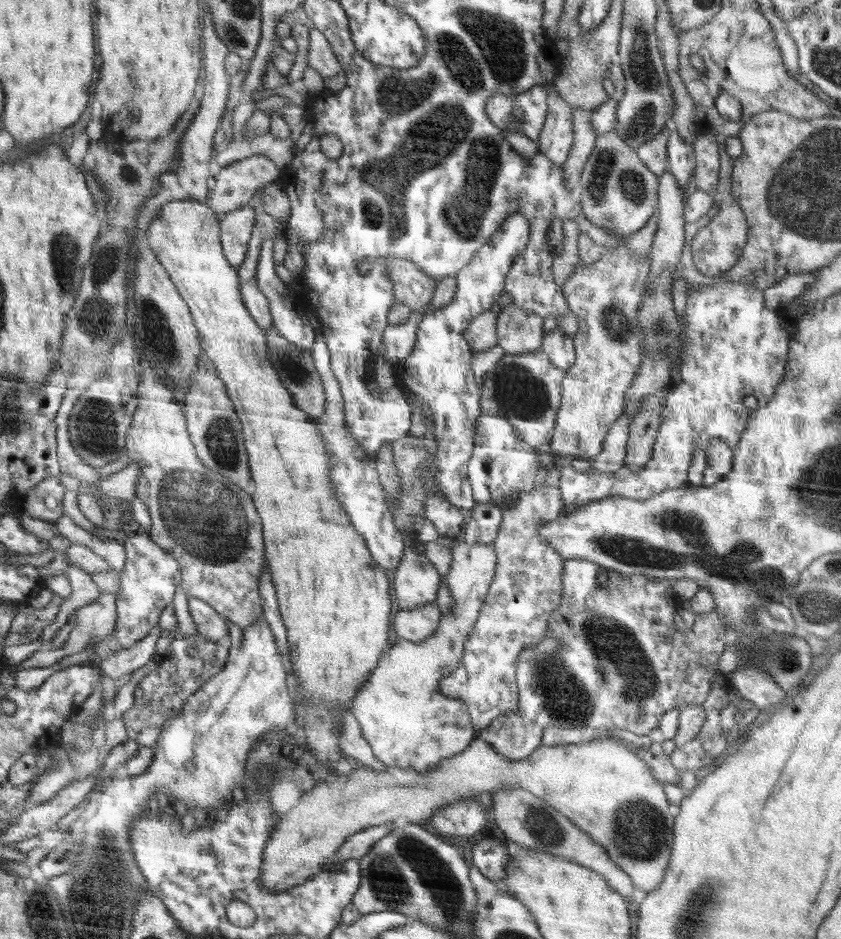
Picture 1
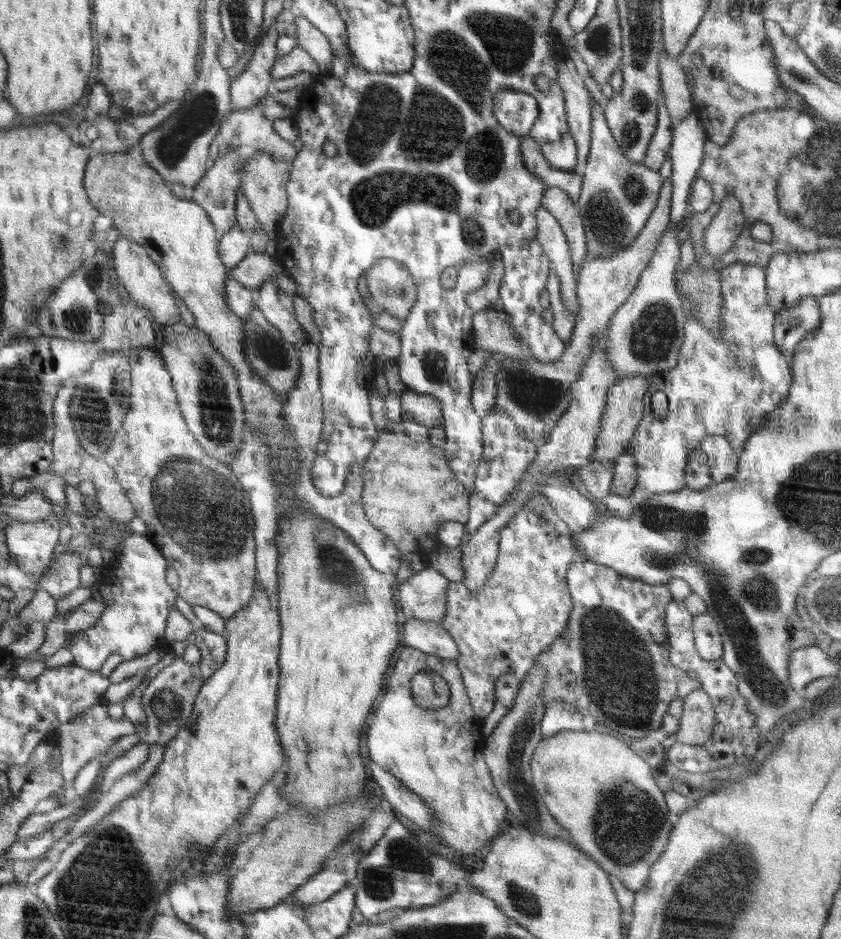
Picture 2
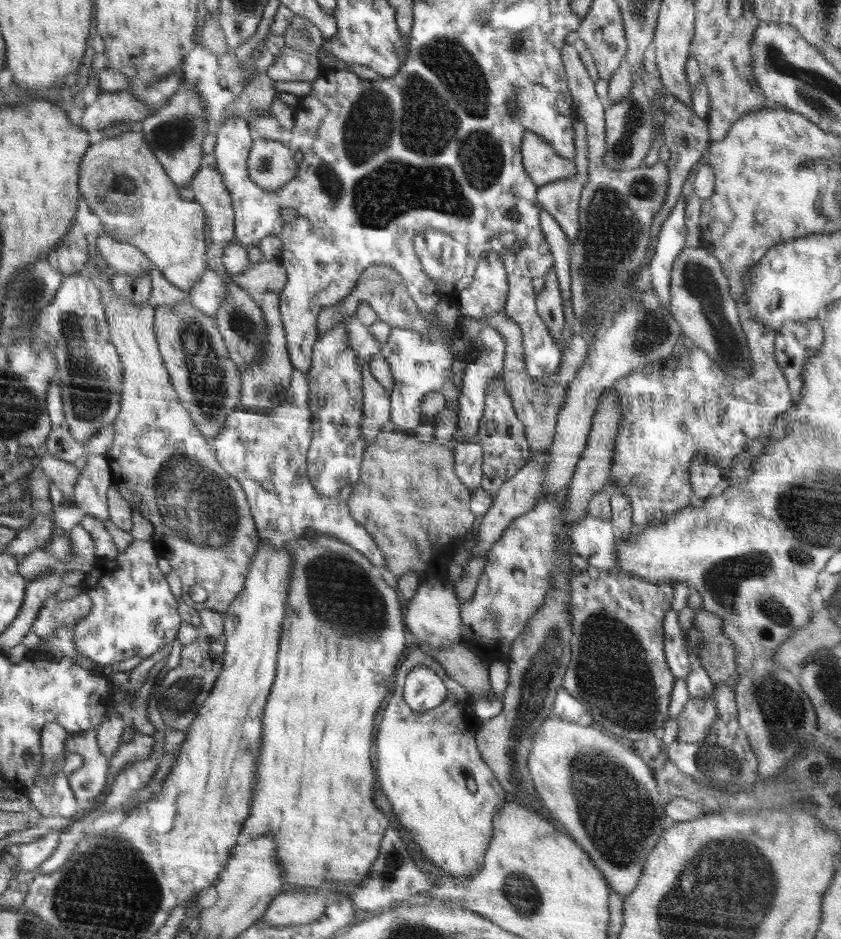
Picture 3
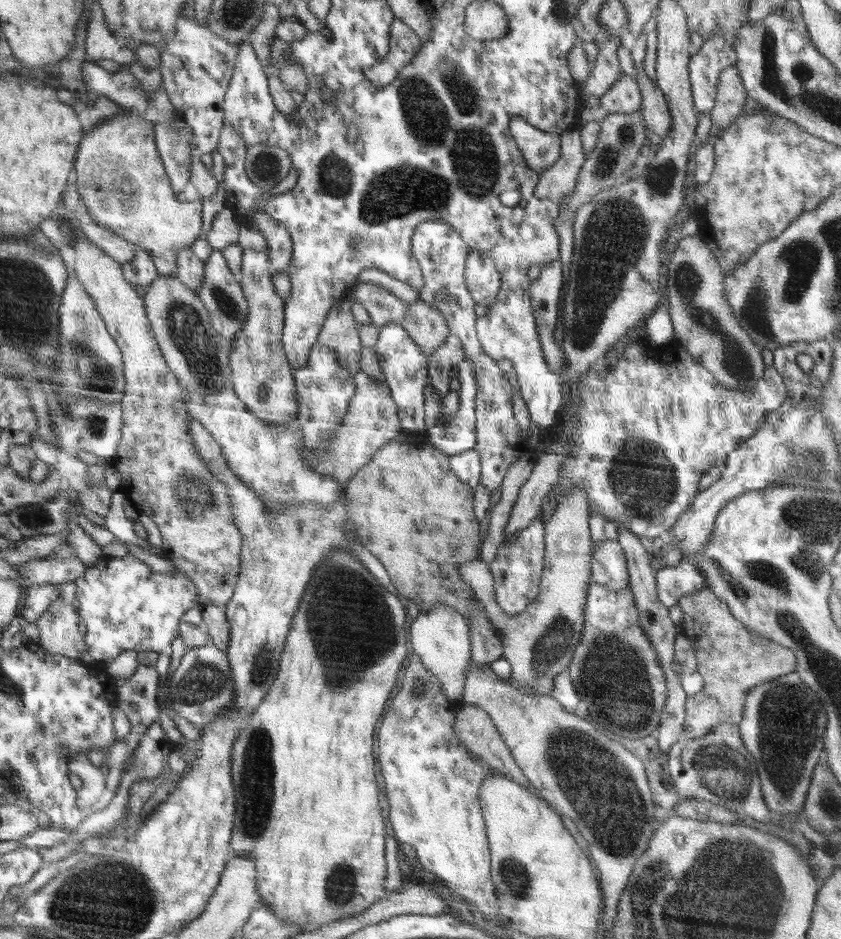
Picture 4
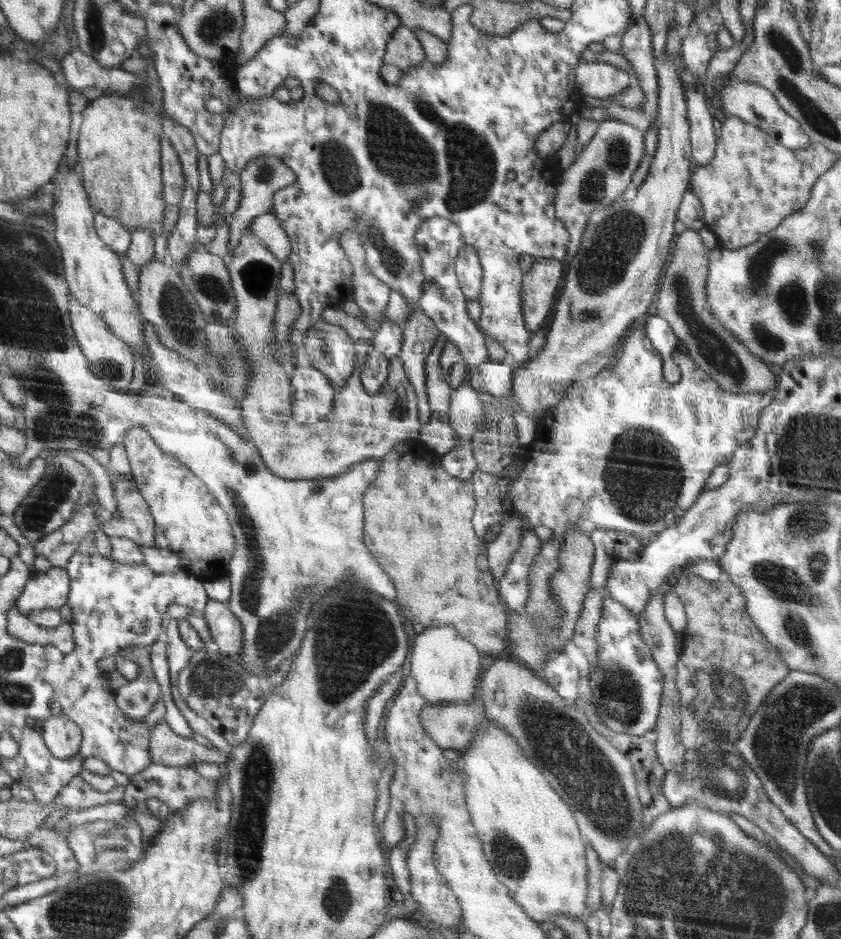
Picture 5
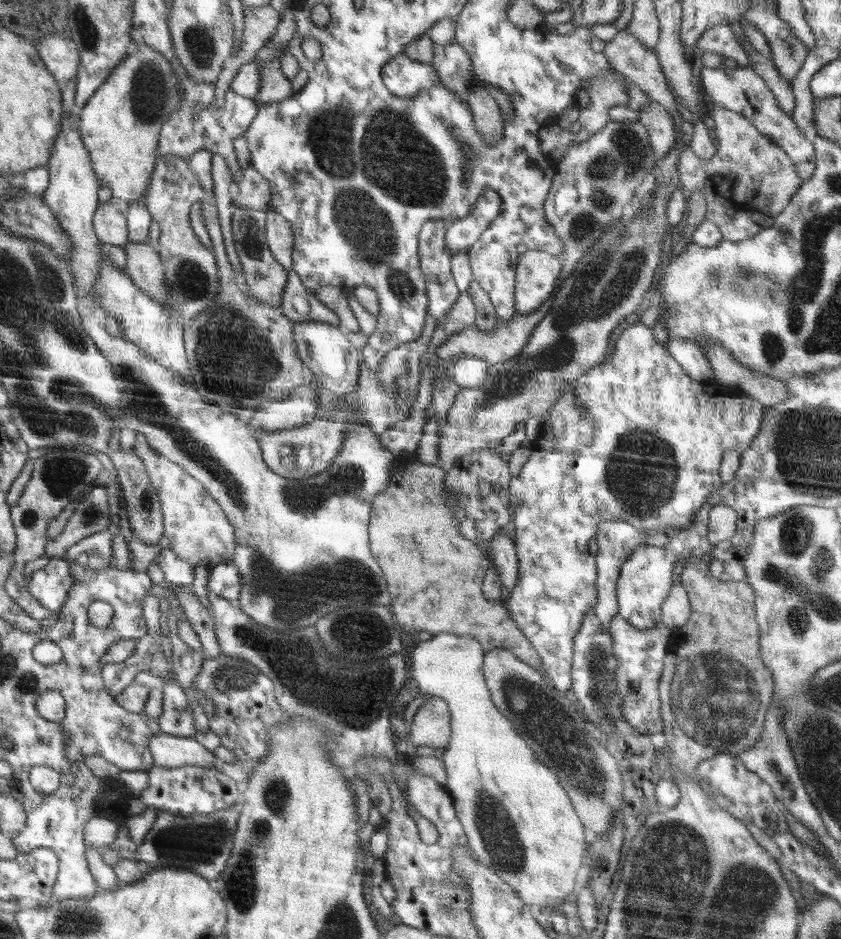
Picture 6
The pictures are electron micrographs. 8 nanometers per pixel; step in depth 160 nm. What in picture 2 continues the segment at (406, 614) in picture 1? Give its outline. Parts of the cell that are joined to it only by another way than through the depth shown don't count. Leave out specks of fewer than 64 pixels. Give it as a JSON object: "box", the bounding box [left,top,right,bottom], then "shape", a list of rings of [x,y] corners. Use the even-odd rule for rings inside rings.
{"box":[403,618,459,660],"shape":[[[416,618],[407,620],[404,623],[403,642],[408,647],[444,660],[457,660],[459,654],[456,641],[440,622]]]}

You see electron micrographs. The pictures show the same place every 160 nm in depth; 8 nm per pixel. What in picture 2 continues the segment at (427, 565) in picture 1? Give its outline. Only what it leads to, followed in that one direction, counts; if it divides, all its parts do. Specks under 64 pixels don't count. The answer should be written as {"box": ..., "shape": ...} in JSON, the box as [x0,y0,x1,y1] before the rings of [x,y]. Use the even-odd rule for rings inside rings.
{"box":[399,568,449,621],"shape":[[[426,568],[399,583],[399,603],[406,620],[443,621],[449,581],[434,568]]]}

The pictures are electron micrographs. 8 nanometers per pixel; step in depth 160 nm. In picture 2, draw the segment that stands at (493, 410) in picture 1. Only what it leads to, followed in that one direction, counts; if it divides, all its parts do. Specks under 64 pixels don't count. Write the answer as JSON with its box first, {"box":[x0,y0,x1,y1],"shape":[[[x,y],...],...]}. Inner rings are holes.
{"box":[494,179,672,447],"shape":[[[666,179],[663,181],[659,190],[659,199],[654,207],[652,214],[646,221],[645,227],[640,231],[640,234],[630,243],[629,246],[609,254],[608,256],[599,256],[592,260],[586,260],[581,266],[579,277],[577,278],[576,296],[578,299],[578,314],[571,334],[570,341],[566,350],[560,355],[556,362],[538,362],[526,363],[522,359],[514,359],[512,357],[502,356],[501,368],[498,369],[495,381],[497,384],[497,393],[495,398],[494,408],[503,410],[517,424],[518,432],[527,438],[529,442],[534,443],[537,447],[543,447],[550,438],[551,429],[558,422],[563,412],[570,404],[570,391],[572,383],[578,380],[581,370],[585,365],[586,359],[591,355],[595,336],[609,326],[609,321],[613,314],[624,304],[624,301],[630,296],[630,293],[637,287],[641,277],[641,272],[650,264],[652,255],[658,247],[658,242],[662,238],[663,232],[669,224],[671,215],[671,194],[672,181]]]}

